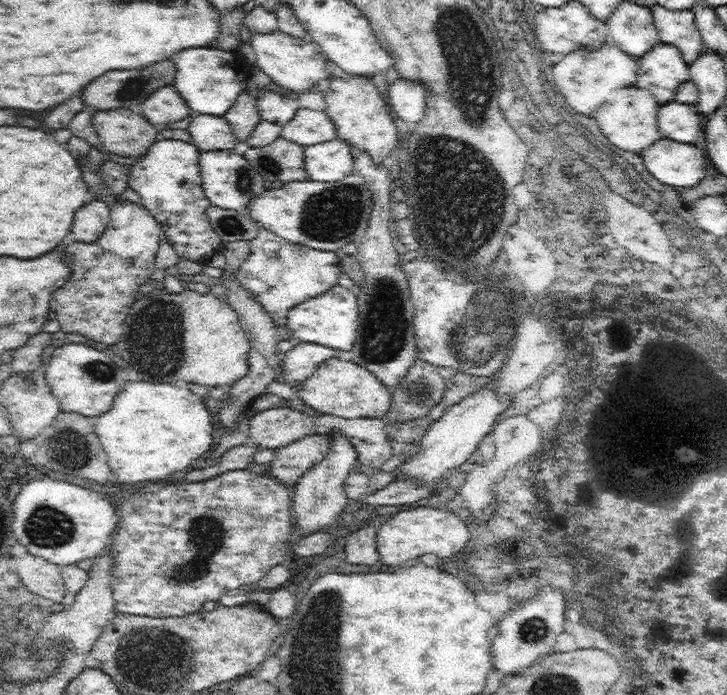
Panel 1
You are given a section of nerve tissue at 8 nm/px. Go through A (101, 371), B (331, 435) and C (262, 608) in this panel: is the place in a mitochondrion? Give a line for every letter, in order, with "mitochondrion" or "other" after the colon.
A: mitochondrion
B: other
C: other

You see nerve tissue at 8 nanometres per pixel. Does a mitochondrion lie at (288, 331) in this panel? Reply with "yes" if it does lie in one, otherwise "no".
no

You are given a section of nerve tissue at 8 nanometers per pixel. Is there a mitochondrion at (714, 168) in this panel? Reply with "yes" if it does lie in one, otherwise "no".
no

